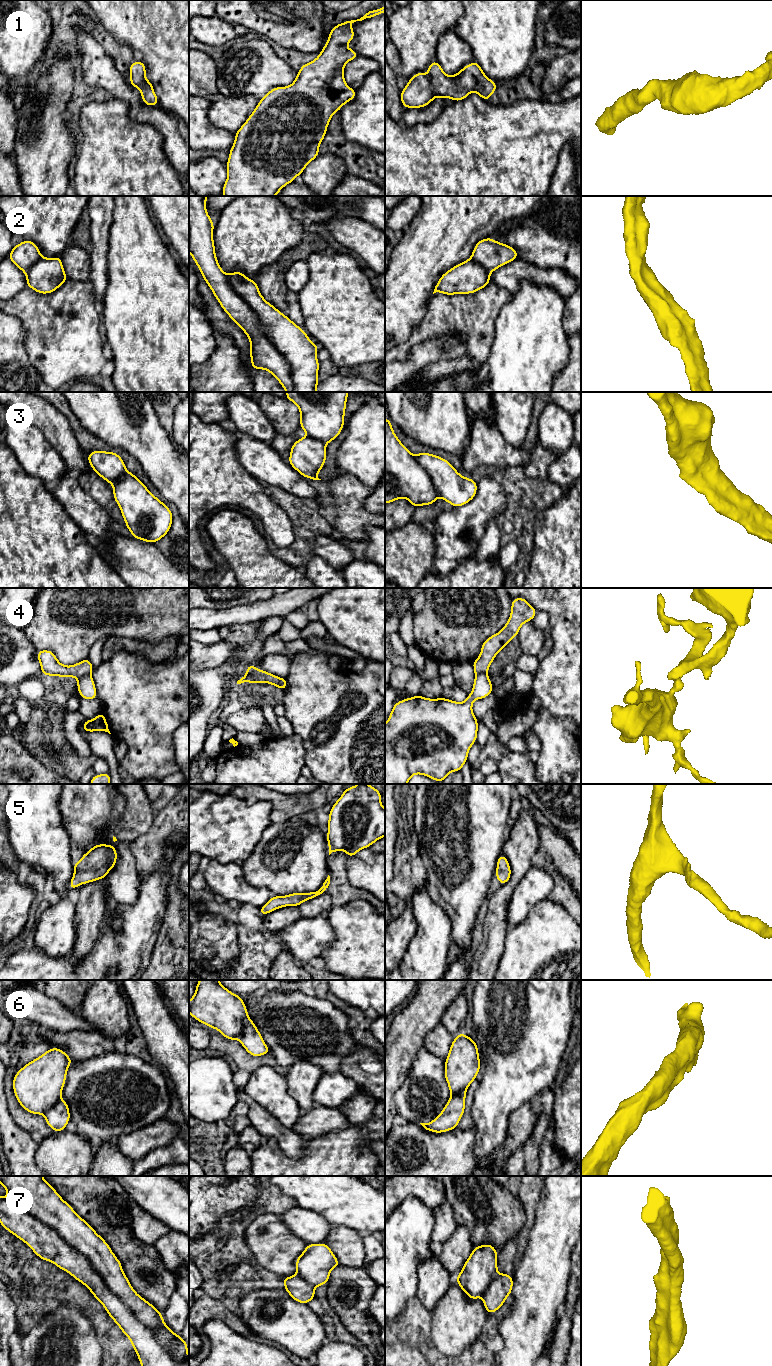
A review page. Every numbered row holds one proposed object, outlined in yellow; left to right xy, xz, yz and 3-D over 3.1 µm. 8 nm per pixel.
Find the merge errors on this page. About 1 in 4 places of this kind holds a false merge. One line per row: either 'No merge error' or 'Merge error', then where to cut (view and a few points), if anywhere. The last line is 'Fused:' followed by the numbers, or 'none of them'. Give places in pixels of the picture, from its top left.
1: No merge error. No split
2: No merge error. No split
3: No merge error. No split
4: Merge error. Split along xy (90, 673), (87, 673), (78, 680)
5: No merge error. No split
6: No merge error. No split
7: No merge error. No split
Fused: 4

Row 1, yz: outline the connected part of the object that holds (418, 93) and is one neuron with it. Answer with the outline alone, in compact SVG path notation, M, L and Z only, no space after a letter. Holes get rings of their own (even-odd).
M475 60L452 76L444 73L438 61L433 61L429 64L427 75L419 72L409 79L400 99L404 108L422 108L431 104L436 95L441 100L448 97L462 101L473 91L489 102L496 90L497 83L484 74Z

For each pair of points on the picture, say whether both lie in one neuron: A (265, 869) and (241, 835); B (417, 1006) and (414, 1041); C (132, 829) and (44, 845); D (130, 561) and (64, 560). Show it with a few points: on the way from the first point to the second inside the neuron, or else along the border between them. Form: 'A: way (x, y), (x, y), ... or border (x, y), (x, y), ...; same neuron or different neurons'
A: border (264, 830), (254, 850), (243, 861); different neurons
B: way (417, 1015), (417, 1019), (414, 1022), (414, 1032); same neuron
C: border (122, 811), (110, 832); different neurons
D: border (101, 556), (122, 577); different neurons

